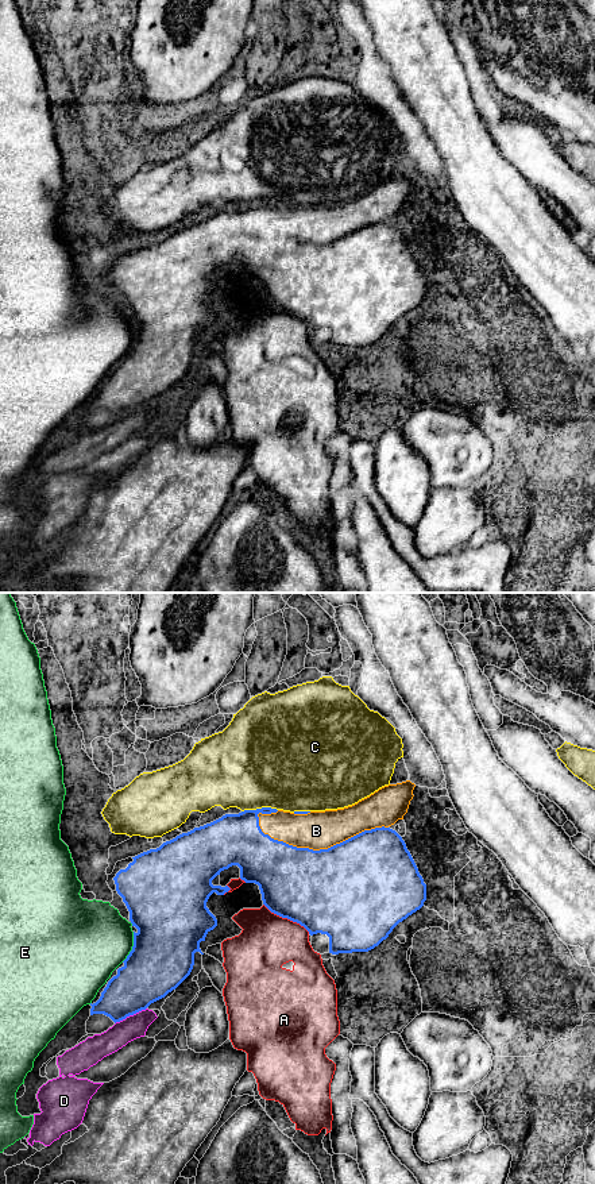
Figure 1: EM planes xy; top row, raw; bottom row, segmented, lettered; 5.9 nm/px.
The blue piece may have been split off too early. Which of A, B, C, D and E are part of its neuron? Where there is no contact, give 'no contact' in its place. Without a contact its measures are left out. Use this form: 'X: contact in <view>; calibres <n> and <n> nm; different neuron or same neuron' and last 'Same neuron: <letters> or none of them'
A: contact in xy; calibres 460 and 340 nm; different neuron
B: contact in xy; calibres 500 and 220 nm; same neuron
C: contact in xy; calibres 300 and 480 nm; different neuron
D: contact in xy; calibres 300 and 140 nm; different neuron
E: contact in xy; calibres 380 and 440 nm; different neuron
Same neuron: B

